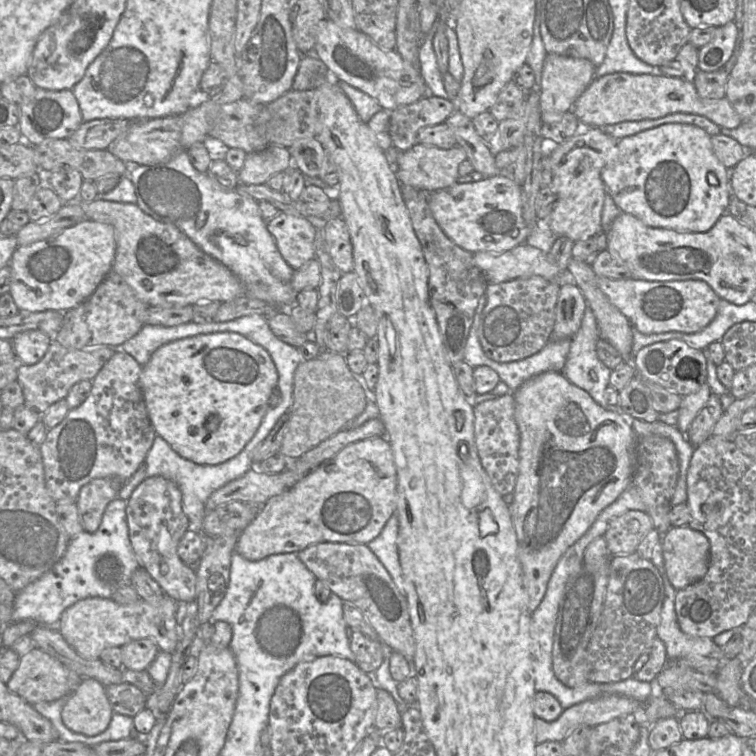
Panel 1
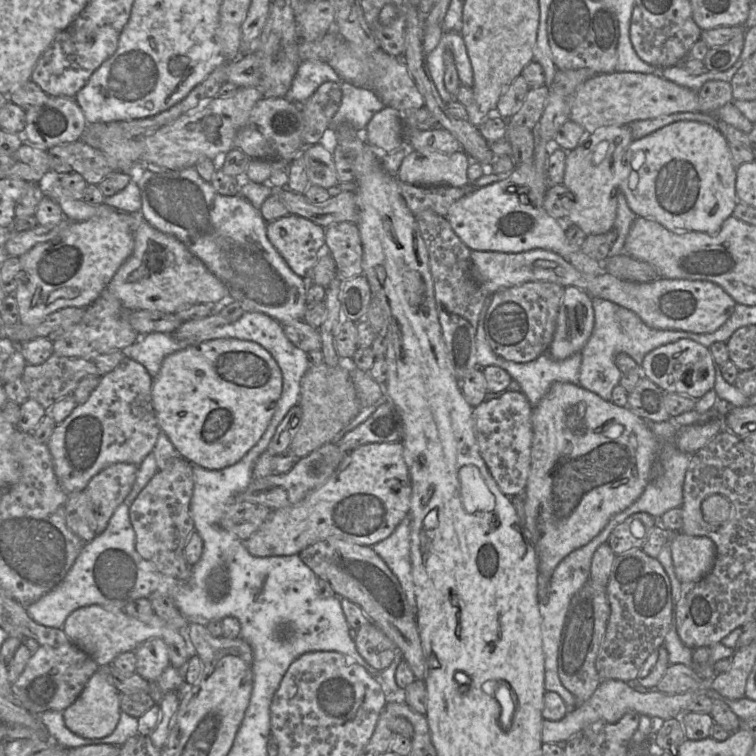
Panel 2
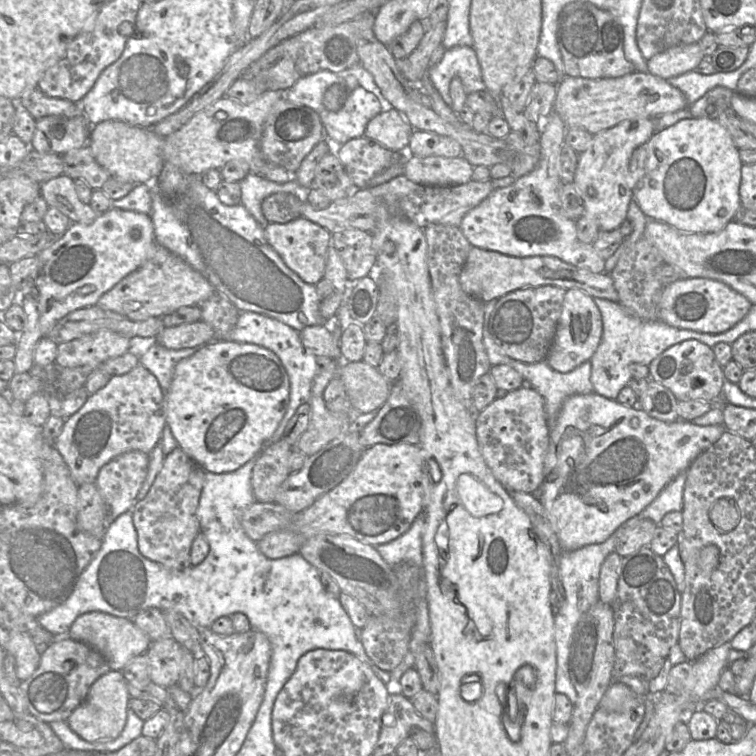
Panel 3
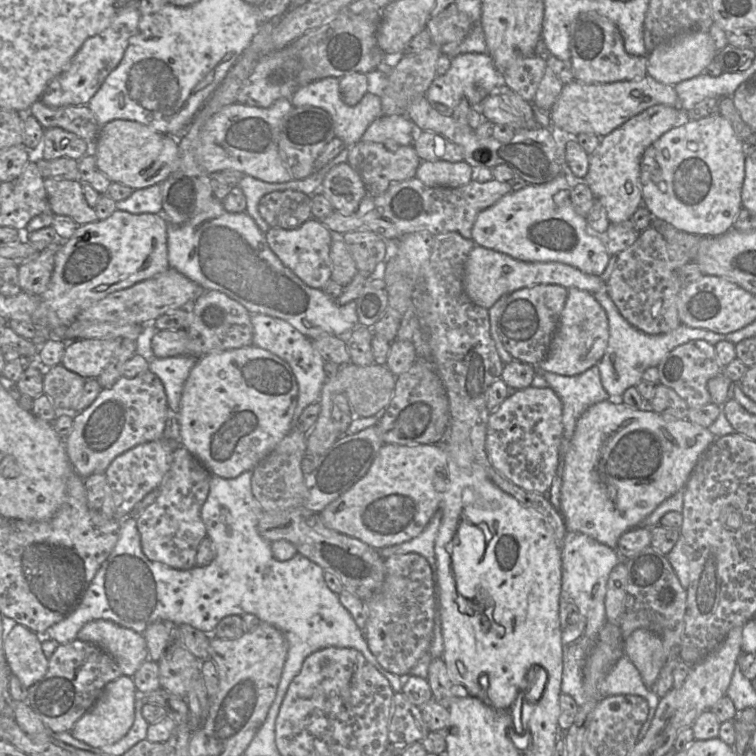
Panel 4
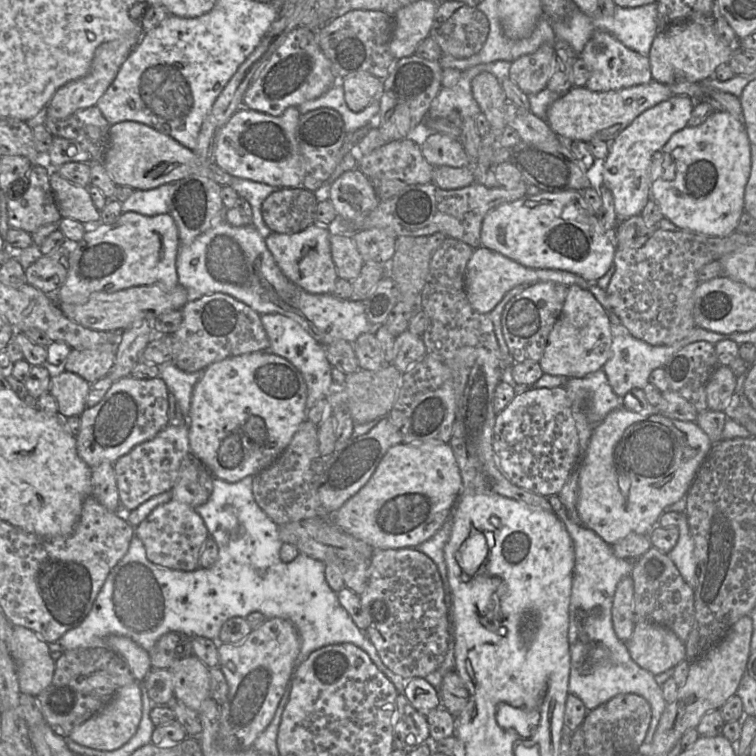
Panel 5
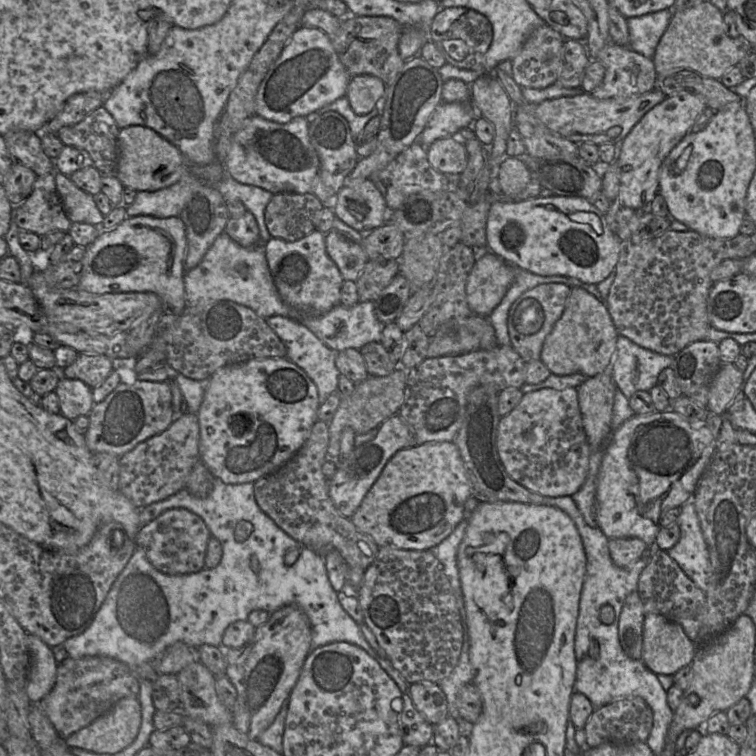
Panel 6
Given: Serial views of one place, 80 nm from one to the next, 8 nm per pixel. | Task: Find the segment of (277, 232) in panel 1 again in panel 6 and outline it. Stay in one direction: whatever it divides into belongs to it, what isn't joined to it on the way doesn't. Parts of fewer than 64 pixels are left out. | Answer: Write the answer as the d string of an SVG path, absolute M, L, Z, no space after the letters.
M315 229L293 242L270 238L264 246L271 276L285 303L296 309L311 309L319 313L326 313L340 304L340 290L344 279L327 254L324 233Z

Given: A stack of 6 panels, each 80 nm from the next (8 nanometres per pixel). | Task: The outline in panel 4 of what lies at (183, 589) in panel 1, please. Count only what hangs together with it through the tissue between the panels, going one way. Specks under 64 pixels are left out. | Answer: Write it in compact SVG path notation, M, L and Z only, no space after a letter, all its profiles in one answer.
M181 445L175 448L169 470L157 488L158 497L136 519L142 551L149 560L180 570L188 570L196 566L199 544L207 536L200 512L209 493L211 477L212 473L188 449Z

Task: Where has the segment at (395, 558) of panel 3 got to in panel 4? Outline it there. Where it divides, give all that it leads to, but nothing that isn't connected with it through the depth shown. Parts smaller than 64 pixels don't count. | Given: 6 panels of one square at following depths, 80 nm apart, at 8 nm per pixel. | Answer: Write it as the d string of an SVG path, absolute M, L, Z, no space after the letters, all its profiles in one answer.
M437 510L428 525L418 536L400 544L386 546L378 550L381 557L385 559L396 554L406 554L412 552L418 553L427 559L435 577L436 558L434 552L434 544L440 521L441 512Z

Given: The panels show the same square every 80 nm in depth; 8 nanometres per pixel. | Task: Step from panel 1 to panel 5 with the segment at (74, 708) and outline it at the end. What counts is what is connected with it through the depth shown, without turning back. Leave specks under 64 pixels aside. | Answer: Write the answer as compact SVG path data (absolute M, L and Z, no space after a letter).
M140 682L120 688L95 715L75 727L68 736L74 742L96 750L112 751L125 745L136 733L142 717Z

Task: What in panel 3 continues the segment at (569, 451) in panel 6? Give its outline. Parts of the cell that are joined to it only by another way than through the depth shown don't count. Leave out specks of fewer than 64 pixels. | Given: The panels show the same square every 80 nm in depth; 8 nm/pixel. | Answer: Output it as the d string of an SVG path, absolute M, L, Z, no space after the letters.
M525 385L504 393L479 411L475 419L478 445L495 478L509 491L535 494L544 475L549 446L549 426L543 397Z

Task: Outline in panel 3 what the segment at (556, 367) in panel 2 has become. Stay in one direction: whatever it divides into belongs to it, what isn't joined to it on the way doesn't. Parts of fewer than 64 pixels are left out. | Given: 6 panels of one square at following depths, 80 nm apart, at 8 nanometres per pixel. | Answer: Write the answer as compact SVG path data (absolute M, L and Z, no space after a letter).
M495 343L494 345L496 346L496 354L505 360L505 363L500 363L499 365L507 365L515 369L523 377L525 385L529 385L543 397L549 429L553 428L561 410L562 404L566 398L575 394L594 393L593 385L590 379L590 361L585 361L581 363L579 366L577 366L570 372L561 373L553 370L548 365L545 359L536 363L524 363L506 356L505 354L501 353Z

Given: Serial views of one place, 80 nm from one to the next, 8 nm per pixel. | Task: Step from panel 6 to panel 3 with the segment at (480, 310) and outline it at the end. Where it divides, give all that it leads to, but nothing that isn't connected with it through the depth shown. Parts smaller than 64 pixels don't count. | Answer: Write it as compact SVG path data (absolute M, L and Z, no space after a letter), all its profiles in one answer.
M472 246L460 274L462 289L484 303L525 287L553 285L565 290L576 288L592 298L618 302L619 296L610 274L593 273L568 264L554 256L514 257Z

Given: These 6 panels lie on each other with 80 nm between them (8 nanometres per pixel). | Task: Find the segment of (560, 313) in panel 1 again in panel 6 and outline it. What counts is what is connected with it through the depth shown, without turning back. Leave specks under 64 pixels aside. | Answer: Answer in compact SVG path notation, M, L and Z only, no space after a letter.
M571 287L565 309L546 337L540 360L555 375L583 374L586 377L602 373L616 355L618 332L604 304L581 287Z

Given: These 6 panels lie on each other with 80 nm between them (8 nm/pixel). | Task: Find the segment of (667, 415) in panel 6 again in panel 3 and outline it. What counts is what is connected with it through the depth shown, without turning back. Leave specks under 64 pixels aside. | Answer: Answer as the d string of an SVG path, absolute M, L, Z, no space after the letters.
M597 393L565 399L553 428L545 457L545 478L535 495L546 509L562 551L601 543L630 518L638 515L681 472L725 432L724 425L700 426L691 421L663 422L641 410L627 407Z

